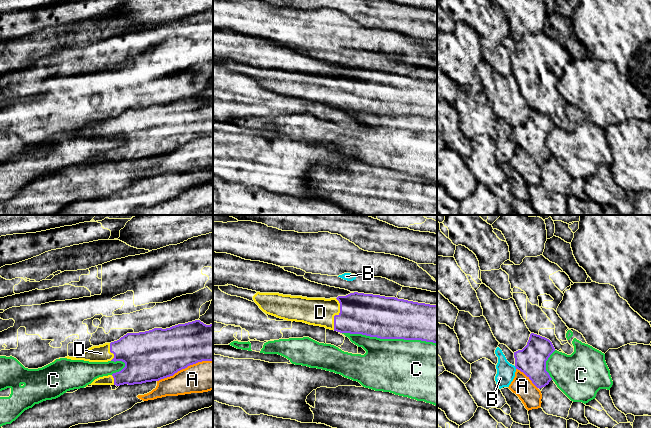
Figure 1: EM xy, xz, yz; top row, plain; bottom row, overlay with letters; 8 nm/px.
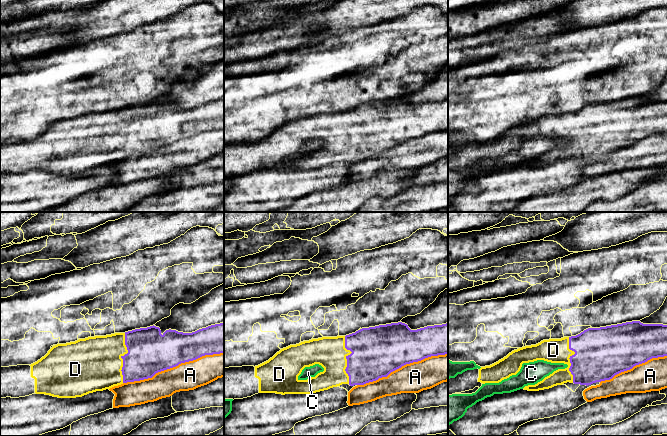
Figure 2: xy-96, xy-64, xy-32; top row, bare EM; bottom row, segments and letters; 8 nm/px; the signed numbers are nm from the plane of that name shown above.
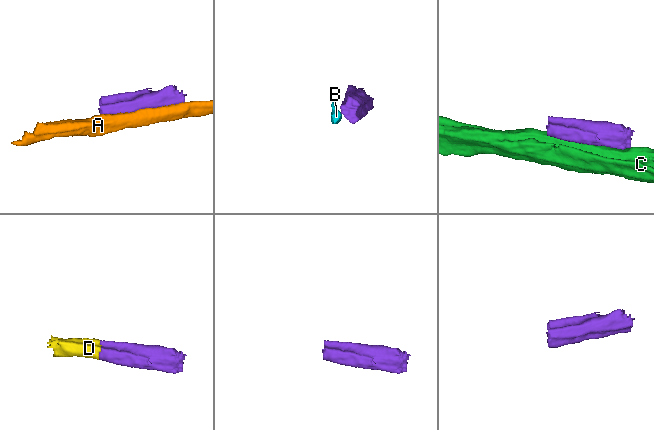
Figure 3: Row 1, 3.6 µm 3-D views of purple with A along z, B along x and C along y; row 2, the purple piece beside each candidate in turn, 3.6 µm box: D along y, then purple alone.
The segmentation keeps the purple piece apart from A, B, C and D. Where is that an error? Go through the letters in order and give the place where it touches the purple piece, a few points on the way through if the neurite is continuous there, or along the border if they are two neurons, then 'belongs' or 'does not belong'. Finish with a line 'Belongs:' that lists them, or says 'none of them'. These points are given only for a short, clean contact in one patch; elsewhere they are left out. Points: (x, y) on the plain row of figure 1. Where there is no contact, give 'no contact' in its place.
A: contact xy (184, 144); does not belong
B: contact yz (515, 142); border yz (514, 142), (516, 144); does not belong
C: contact xz (389, 114); does not belong
D: contact xz (337, 91); way xz (367, 90), (337, 91), (320, 88); belongs
Belongs: D

